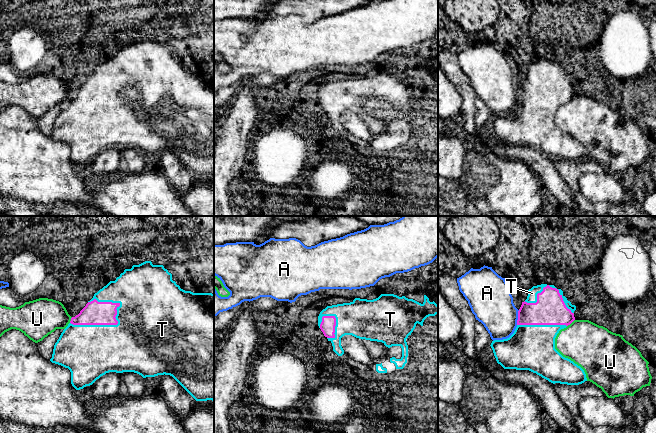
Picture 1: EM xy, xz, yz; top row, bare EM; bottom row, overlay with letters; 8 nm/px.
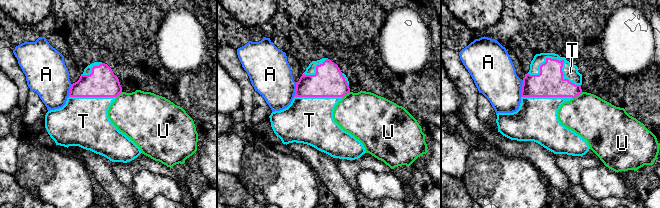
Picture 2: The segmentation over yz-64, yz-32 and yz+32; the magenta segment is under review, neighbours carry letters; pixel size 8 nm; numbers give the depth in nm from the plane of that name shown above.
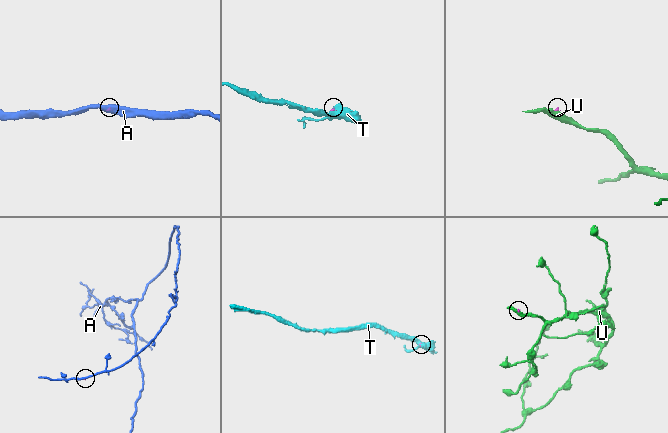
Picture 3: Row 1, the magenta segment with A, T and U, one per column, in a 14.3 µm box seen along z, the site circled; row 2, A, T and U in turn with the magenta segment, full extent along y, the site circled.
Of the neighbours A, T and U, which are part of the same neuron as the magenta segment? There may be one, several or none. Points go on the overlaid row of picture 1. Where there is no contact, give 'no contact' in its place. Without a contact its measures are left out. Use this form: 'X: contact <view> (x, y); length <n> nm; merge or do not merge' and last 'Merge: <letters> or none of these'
A: contact yz (518, 317); length 120 nm; do not merge
T: contact xy (103, 324); length 440 nm; merge
U: contact yz (570, 323); length 90 nm; do not merge
Merge: T

